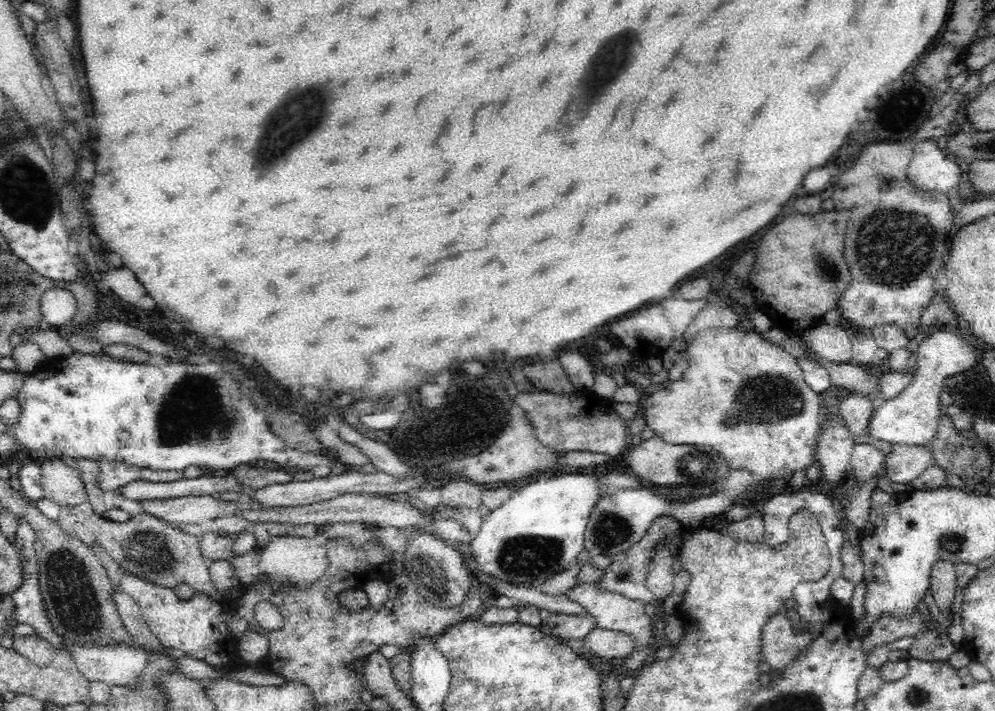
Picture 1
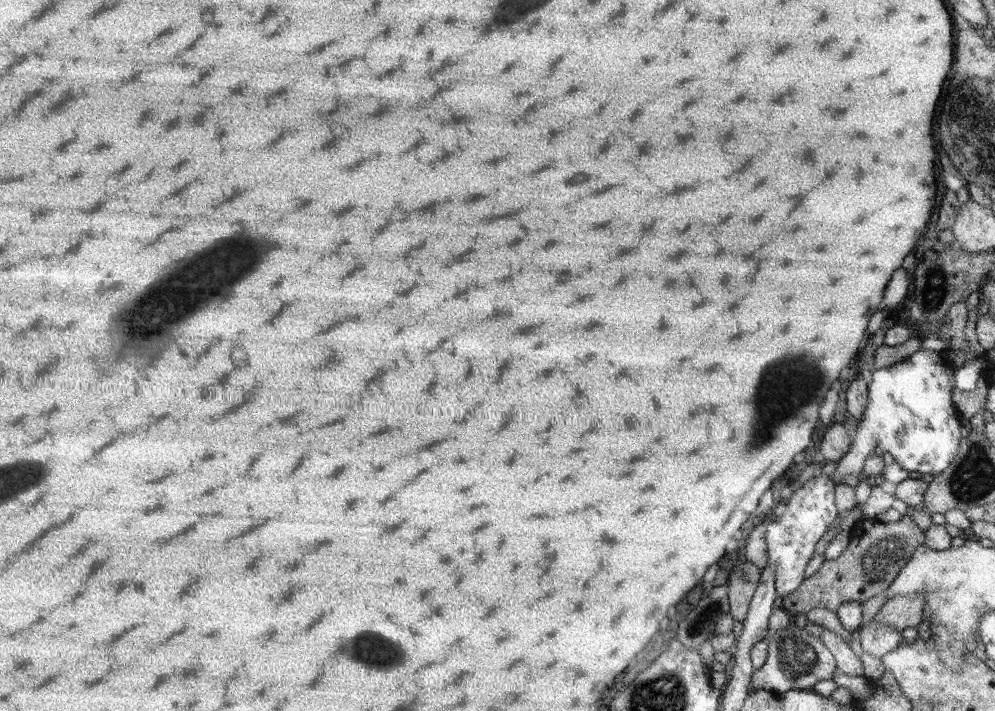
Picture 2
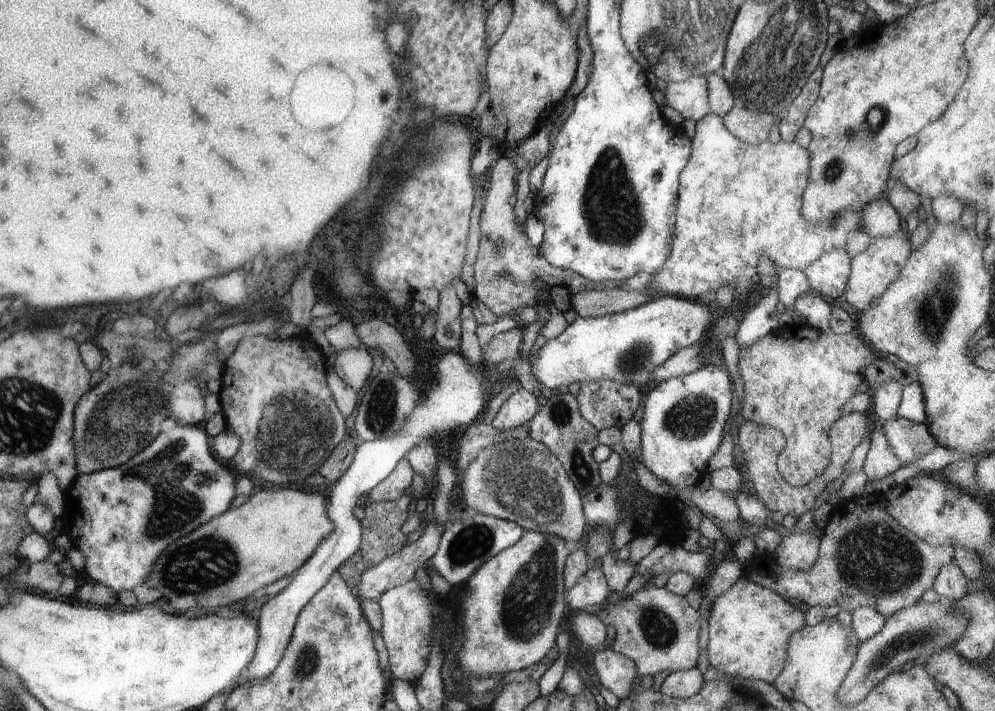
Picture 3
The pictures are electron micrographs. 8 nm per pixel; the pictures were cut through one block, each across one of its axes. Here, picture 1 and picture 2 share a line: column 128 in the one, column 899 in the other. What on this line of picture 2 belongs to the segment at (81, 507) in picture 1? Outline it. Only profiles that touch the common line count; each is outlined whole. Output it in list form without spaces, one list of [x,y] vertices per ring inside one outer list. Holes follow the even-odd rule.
[[[903,516],[899,522],[891,524],[881,524],[877,520],[859,520],[849,534],[849,544],[841,556],[831,562],[825,560],[819,572],[803,580],[793,594],[783,596],[783,610],[807,614],[813,608],[825,608],[837,612],[837,608],[841,608],[845,602],[869,600],[891,586],[899,570],[909,562],[913,550],[925,540],[925,532],[919,530],[909,516]]]

